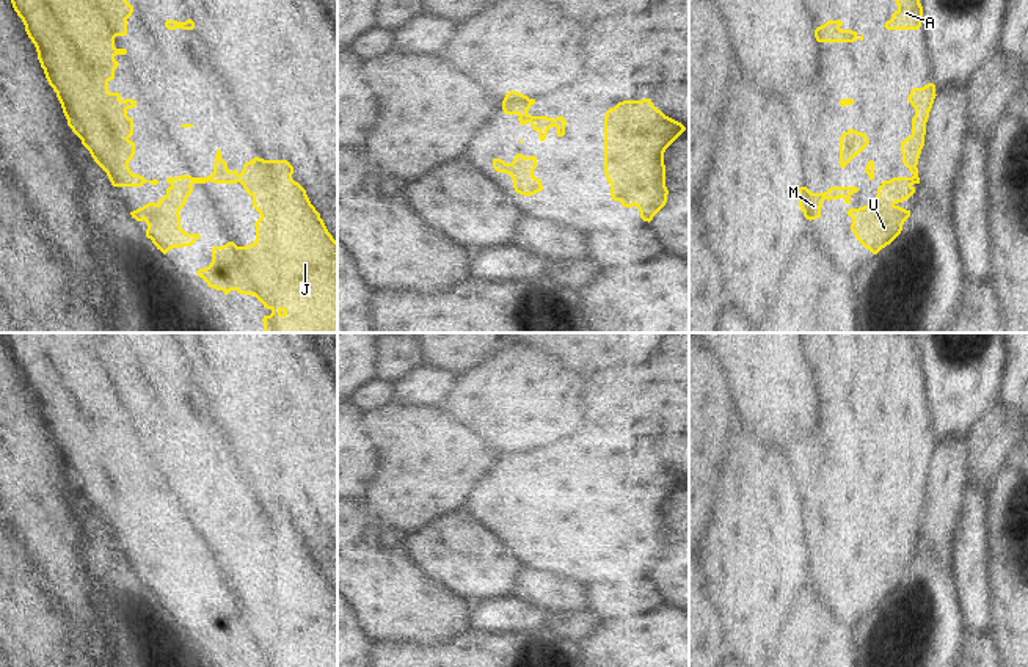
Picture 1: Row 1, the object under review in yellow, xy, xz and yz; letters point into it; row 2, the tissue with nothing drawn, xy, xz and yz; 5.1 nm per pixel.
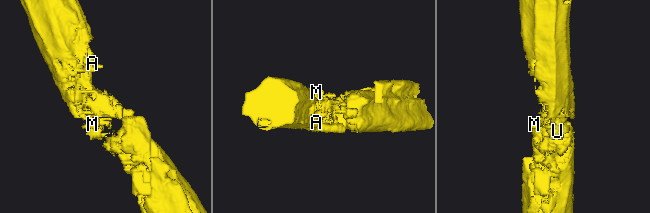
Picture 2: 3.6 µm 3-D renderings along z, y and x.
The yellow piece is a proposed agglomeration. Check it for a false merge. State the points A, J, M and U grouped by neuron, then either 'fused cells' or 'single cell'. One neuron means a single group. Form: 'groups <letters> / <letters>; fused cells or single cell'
groups A J M U; single cell

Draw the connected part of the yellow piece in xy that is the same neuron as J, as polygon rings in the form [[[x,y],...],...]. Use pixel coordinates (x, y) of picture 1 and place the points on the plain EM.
[[[217,501],[213,524],[207,529],[168,529],[166,546],[157,554],[130,563],[137,573],[146,573],[146,589],[166,606],[173,600],[191,598],[201,587],[180,579],[180,560],[193,543],[193,535],[237,535],[253,549],[253,559],[261,570],[254,574],[256,592],[246,598],[228,593],[212,600],[212,614],[198,621],[209,639],[228,647],[237,642],[254,647],[270,667],[337,667],[337,593],[328,584],[320,565],[311,556],[306,541],[292,530],[293,518],[287,512],[264,512],[254,508],[243,516],[242,524],[229,523]]]

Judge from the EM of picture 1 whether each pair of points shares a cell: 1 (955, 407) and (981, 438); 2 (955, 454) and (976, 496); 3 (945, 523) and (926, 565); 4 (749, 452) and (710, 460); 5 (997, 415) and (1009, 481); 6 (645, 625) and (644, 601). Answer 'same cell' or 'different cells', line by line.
1: different cells
2: different cells
3: different cells
4: different cells
5: different cells
6: different cells

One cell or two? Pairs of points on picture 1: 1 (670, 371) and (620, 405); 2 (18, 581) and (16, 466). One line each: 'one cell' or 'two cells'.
1: one cell
2: two cells

